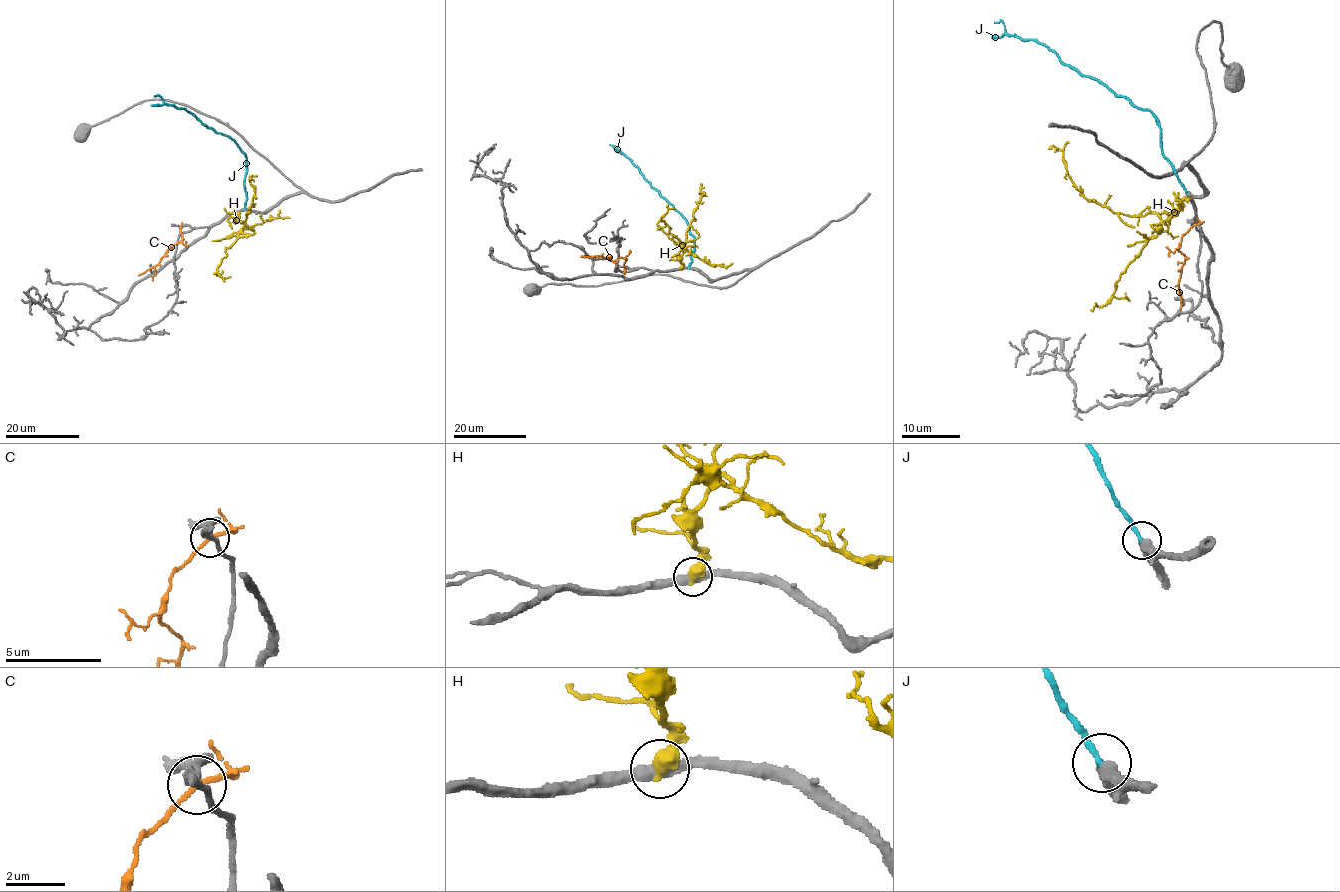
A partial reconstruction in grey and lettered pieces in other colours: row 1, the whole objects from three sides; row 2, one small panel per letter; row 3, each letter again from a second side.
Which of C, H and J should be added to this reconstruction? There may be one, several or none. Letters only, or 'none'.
J

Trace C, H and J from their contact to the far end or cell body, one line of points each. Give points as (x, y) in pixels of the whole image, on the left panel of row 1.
C: (180, 227), (182, 239), (173, 244), (159, 262), (138, 275)
H: (237, 213), (237, 221), (241, 223), (250, 211), (254, 187), (250, 179), (256, 175)
J: (244, 209), (245, 156), (239, 146), (231, 138), (204, 125), (188, 110), (167, 105), (160, 96), (154, 95)

